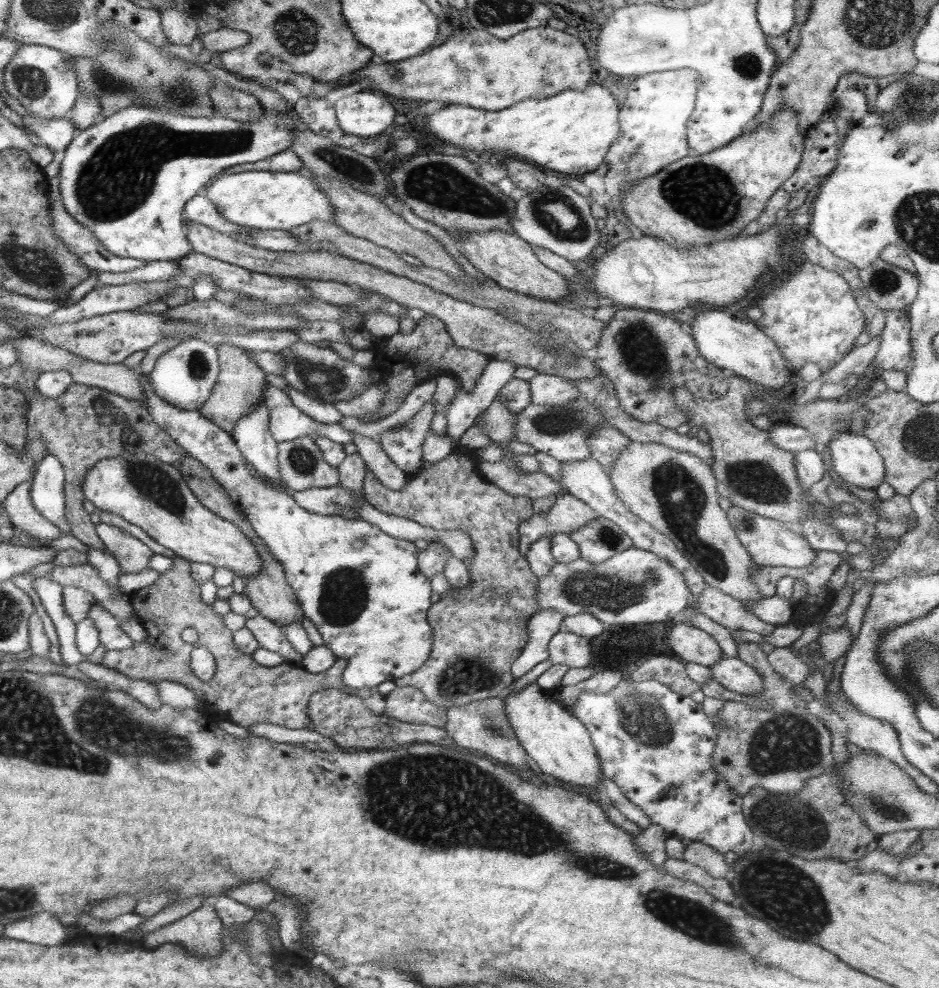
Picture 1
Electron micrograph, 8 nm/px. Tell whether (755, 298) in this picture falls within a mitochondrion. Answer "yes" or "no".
no

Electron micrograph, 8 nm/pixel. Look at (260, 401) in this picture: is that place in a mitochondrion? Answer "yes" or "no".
no

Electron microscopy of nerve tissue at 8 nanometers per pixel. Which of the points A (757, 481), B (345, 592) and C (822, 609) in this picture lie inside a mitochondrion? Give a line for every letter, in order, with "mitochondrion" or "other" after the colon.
A: mitochondrion
B: mitochondrion
C: other

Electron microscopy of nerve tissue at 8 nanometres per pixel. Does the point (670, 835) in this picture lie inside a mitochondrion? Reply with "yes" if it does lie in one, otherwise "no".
no

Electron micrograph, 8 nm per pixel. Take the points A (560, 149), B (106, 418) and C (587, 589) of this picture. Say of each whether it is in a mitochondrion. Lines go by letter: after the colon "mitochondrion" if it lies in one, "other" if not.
A: other
B: mitochondrion
C: mitochondrion

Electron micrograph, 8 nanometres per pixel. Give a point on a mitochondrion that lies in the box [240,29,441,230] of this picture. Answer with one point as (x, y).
(345, 165)

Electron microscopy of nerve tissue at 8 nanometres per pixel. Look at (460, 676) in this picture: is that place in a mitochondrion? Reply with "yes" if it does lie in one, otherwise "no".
yes

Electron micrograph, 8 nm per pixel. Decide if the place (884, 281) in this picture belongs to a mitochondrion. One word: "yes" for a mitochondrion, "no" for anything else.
yes

